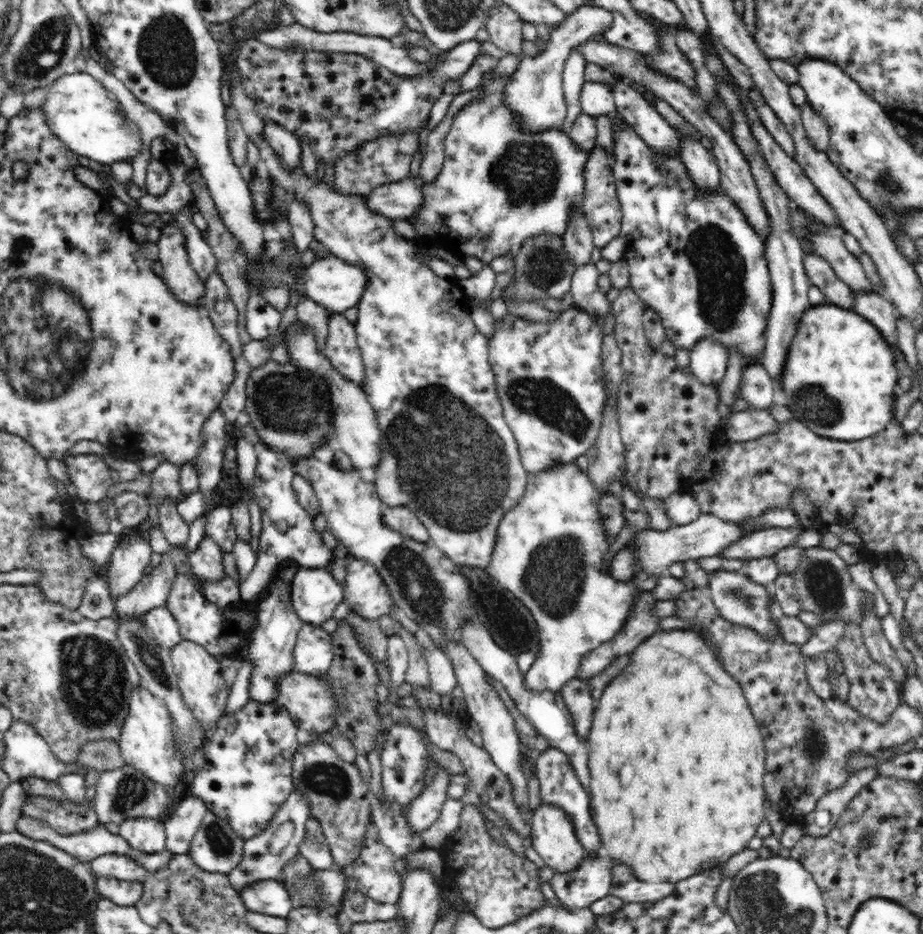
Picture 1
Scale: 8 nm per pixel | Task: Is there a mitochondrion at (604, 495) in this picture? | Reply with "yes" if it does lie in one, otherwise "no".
no

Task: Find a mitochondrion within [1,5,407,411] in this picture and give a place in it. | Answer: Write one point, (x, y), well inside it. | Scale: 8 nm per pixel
(165, 50)

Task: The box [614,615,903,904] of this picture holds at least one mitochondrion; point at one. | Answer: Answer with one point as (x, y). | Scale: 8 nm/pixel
(815, 747)

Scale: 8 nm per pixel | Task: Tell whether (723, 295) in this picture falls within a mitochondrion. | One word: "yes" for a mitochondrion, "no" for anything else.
yes

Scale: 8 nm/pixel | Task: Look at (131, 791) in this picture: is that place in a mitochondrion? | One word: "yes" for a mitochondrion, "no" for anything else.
yes

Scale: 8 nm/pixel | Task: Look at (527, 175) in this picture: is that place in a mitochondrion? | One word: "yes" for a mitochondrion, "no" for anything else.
yes

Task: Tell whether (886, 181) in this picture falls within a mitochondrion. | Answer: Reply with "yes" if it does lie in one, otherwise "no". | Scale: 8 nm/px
yes

